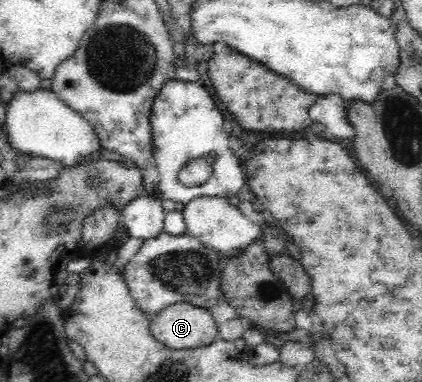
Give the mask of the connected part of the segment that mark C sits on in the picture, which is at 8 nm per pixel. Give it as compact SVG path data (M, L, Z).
M177 303L150 320L157 342L173 350L205 348L218 338L218 325L206 308Z

